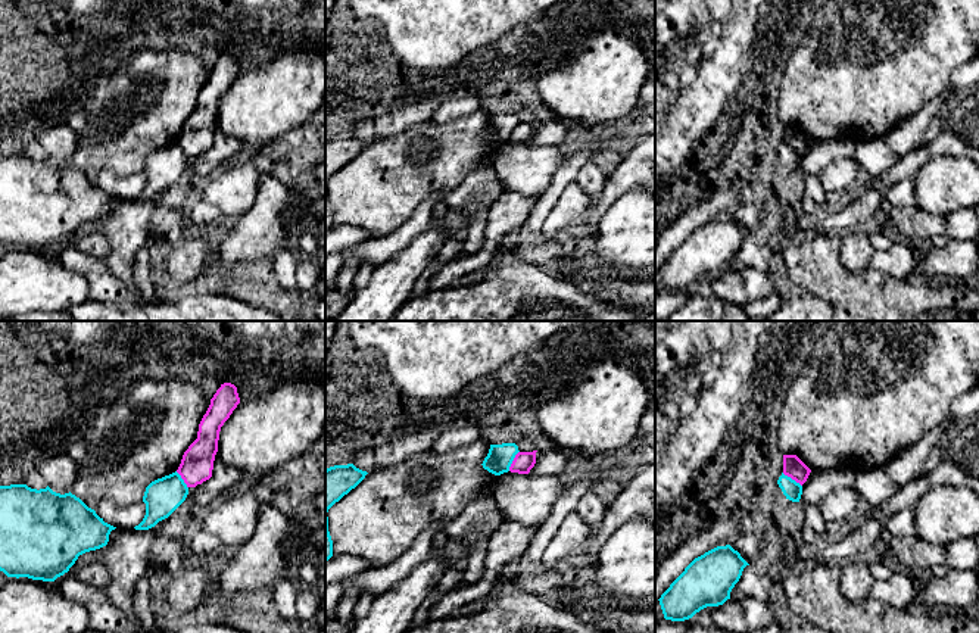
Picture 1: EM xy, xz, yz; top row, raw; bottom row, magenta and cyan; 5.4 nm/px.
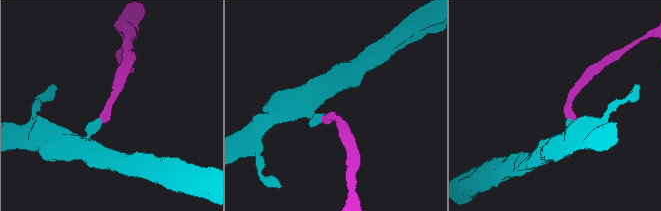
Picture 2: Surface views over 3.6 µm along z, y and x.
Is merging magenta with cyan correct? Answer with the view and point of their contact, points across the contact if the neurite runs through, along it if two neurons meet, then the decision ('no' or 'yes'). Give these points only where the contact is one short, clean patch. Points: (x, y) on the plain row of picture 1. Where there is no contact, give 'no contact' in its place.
contact xz (513, 131); border xz (518, 121), (508, 140); no

